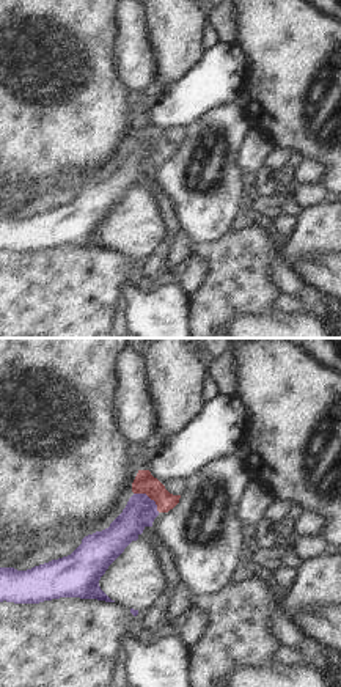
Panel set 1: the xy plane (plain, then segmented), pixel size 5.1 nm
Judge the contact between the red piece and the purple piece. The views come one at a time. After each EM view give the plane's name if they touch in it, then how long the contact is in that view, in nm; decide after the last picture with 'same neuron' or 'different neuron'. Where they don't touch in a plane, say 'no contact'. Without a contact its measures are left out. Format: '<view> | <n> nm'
xy | 170 nm

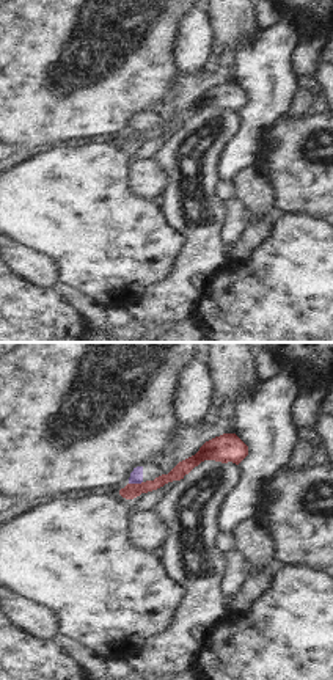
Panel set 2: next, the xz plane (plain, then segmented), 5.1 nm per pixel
xz | 70 nm

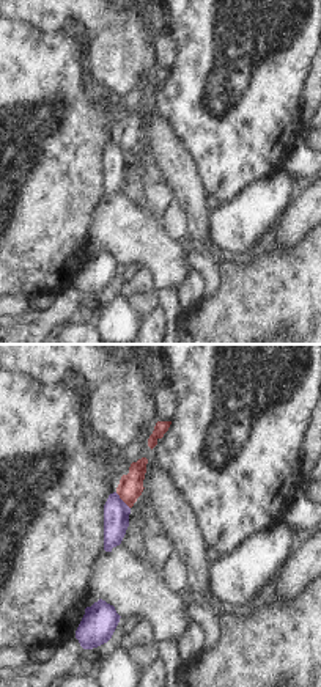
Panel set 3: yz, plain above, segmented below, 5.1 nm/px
yz | 120 nm

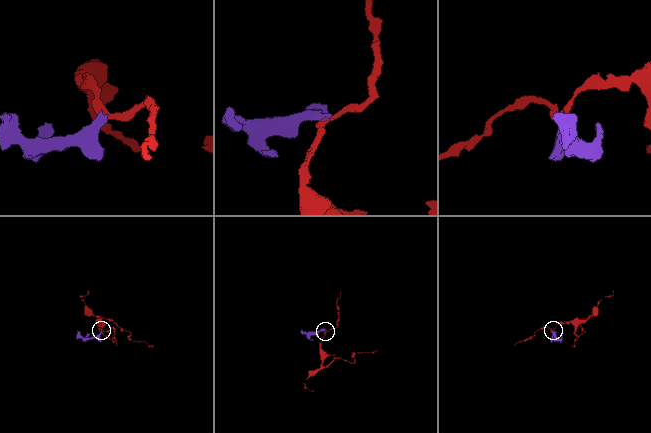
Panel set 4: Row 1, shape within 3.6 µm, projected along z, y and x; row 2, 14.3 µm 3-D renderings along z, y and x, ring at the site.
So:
different neuron

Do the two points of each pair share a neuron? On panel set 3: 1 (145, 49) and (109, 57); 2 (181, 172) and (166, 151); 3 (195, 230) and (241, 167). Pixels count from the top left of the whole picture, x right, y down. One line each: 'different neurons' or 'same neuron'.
1: same neuron
2: same neuron
3: different neurons

